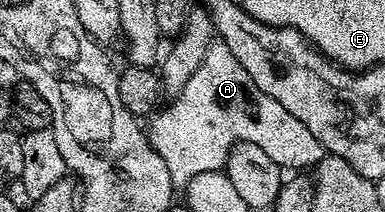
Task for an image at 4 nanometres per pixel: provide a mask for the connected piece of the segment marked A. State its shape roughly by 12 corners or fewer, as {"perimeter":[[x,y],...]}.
{"perimeter":[[221,40],[150,119],[171,182],[237,140],[307,168],[323,146]]}

